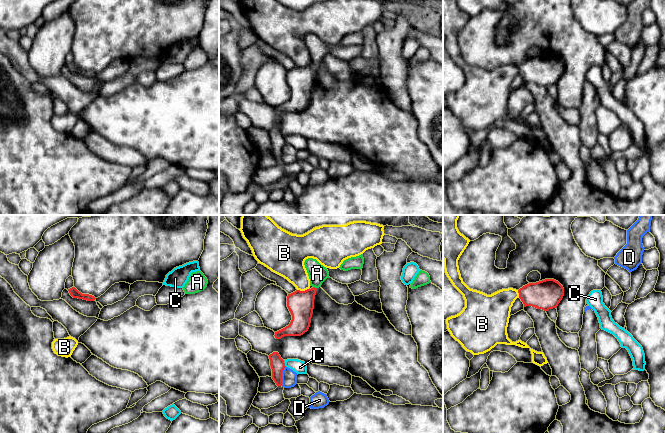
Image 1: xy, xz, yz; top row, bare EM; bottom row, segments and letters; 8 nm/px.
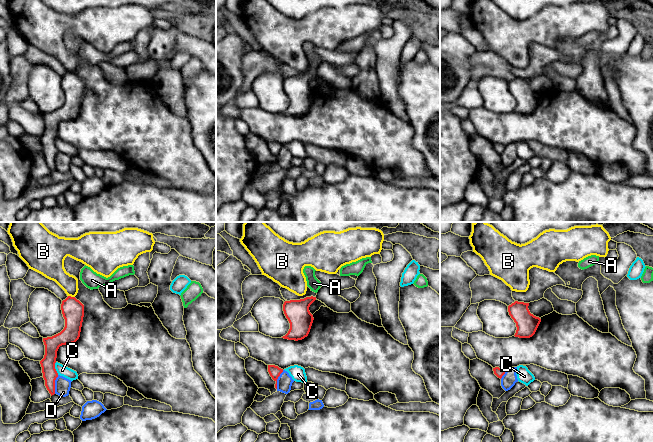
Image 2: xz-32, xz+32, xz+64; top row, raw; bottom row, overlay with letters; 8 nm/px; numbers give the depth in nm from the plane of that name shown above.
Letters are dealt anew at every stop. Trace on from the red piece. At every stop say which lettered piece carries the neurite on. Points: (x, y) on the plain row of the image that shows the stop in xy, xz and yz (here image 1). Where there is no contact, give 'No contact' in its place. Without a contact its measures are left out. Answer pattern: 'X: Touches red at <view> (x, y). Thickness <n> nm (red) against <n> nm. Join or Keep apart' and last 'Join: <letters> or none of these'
A: Touches red at xz (314, 63). Thickness 200 nm (red) against 150 nm. Join
B: Touches red at xz (302, 67). Thickness 200 nm (red) against 240 nm. Keep apart
C: Touches red at xz (284, 139). Thickness 120 nm (red) against 110 nm. Keep apart
D: Touches red at xz (281, 152). Thickness 120 nm (red) against 130 nm. Keep apart
Join: A

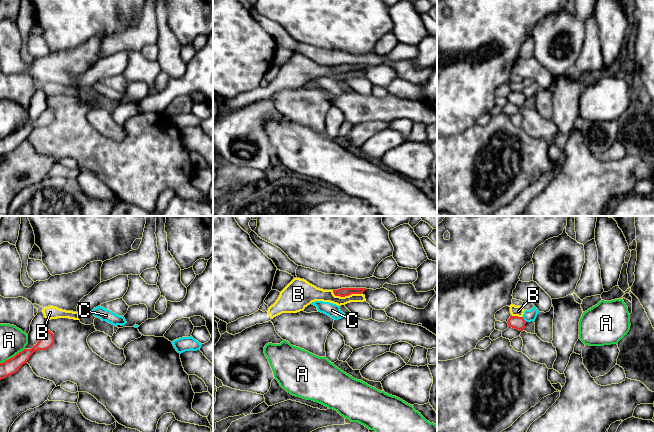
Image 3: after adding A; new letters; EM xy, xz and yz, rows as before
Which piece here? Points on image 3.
A: Touches red at xy (12, 133). Thickness 120 nm (red) against 220 nm. Keep apart
B: Touches red at xz (346, 71). Thickness 70 nm (red) against 110 nm. Keep apart
C: Touches red at yz (523, 95). Thickness 100 nm (red) against 100 nm. Keep apart
Join: none of these

